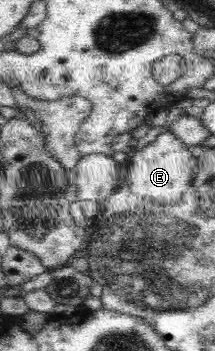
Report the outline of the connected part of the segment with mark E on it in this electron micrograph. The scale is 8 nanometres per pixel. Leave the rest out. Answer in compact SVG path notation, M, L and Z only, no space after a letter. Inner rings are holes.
M168 129L142 150L130 152L129 164L124 172L130 180L131 191L136 195L160 203L177 204L193 179L191 160L191 149Z

